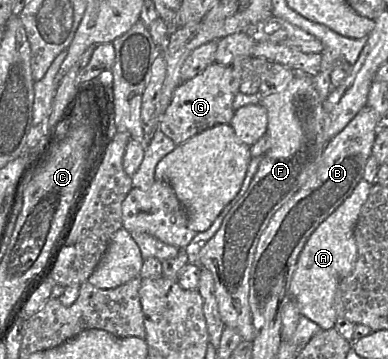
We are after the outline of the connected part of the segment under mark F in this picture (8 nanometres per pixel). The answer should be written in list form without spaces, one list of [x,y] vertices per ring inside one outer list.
[[[295,72],[296,76],[282,91],[262,97],[260,104],[268,116],[267,150],[261,156],[258,169],[246,192],[234,203],[216,234],[203,244],[197,252],[197,264],[206,268],[213,277],[214,293],[218,311],[225,327],[239,331],[242,341],[253,341],[257,336],[249,303],[249,271],[254,259],[259,239],[273,215],[286,204],[305,184],[319,162],[328,139],[324,133],[323,101],[315,89],[311,76]]]

